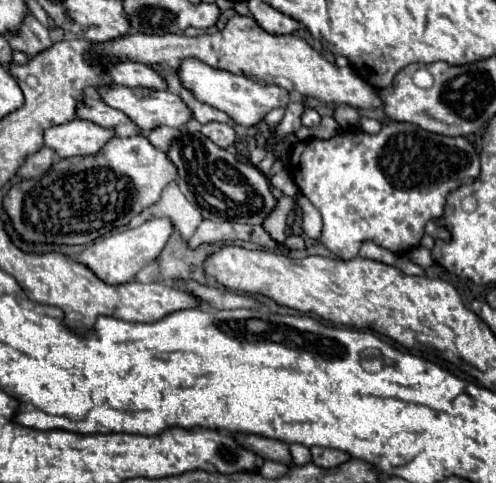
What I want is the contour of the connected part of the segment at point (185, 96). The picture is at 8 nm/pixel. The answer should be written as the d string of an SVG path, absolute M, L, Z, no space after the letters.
M186 88L180 90L180 98L184 100L184 104L188 104L192 116L200 122L200 124L206 124L206 122L222 122L222 124L228 124L230 122L230 116L224 114L222 110L216 110L200 100L196 100Z

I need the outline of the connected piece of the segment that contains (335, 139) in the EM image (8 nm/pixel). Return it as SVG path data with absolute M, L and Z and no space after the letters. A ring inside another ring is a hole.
M388 122L382 126L382 130L378 134L368 134L364 130L346 130L346 132L340 132L328 140L306 140L306 142L298 142L292 150L292 156L290 156L290 162L288 162L288 170L296 182L296 186L300 188L300 192L318 208L320 216L322 216L322 236L320 236L320 244L324 244L330 252L334 252L338 258L342 260L350 260L354 256L358 256L358 248L364 240L372 240L376 242L378 246L390 250L390 252L396 252L396 254L402 254L402 252L408 252L410 248L416 248L420 244L420 238L424 236L424 224L428 220L438 220L444 212L444 204L446 204L446 196L450 192L450 188L456 188L464 182L470 182L474 180L478 174L480 174L480 158L478 158L478 152L474 150L474 146L466 140L466 138L450 138L450 136L440 136L440 134L432 134L432 132L424 132L422 128L416 128L414 124L404 124L404 122Z

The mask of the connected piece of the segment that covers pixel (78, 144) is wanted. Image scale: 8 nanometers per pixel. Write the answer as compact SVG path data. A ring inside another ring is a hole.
M72 120L44 130L44 146L52 148L58 158L96 154L110 138L110 128L102 128L88 120Z

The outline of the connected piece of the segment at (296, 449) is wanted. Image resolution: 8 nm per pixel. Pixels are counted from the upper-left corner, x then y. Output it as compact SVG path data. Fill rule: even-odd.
M292 444L290 454L292 454L294 466L302 466L302 464L308 464L312 460L312 454L310 454L308 448L304 448L304 444Z

